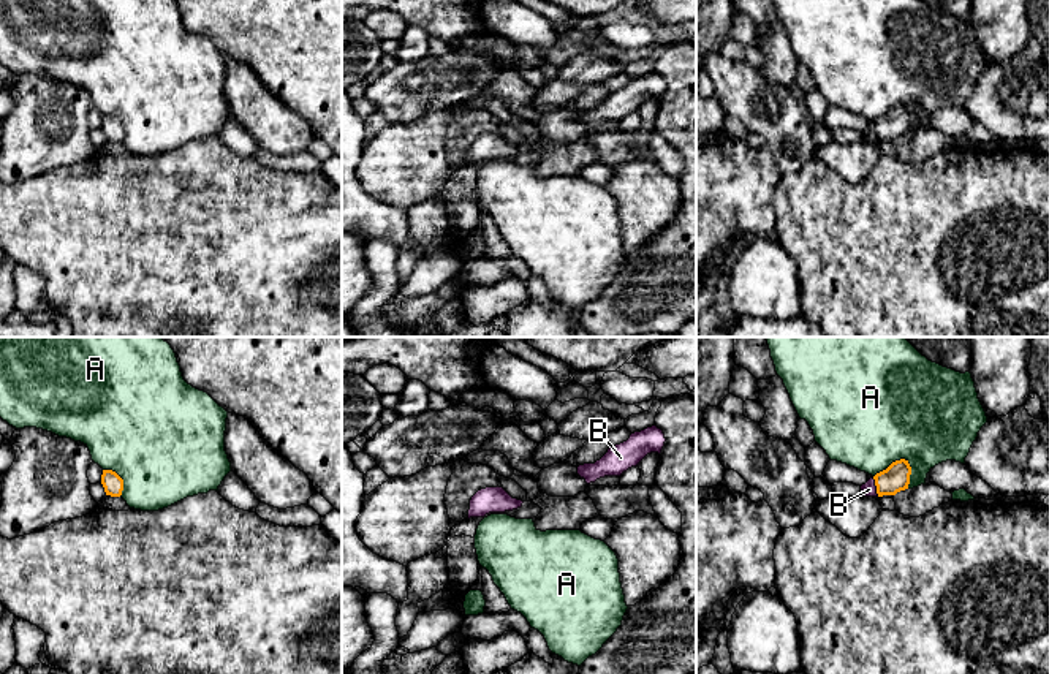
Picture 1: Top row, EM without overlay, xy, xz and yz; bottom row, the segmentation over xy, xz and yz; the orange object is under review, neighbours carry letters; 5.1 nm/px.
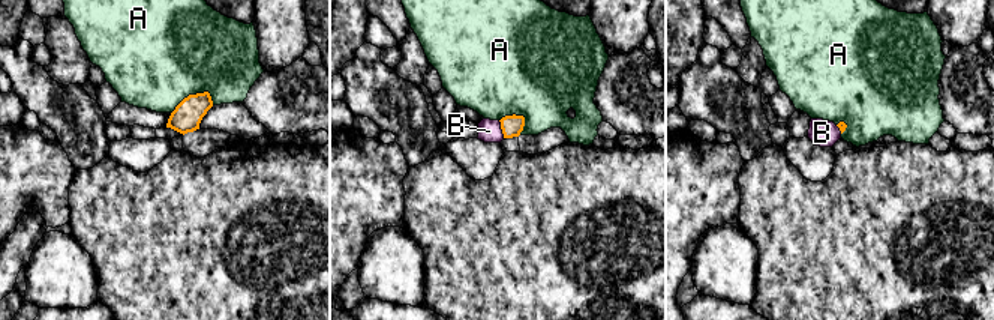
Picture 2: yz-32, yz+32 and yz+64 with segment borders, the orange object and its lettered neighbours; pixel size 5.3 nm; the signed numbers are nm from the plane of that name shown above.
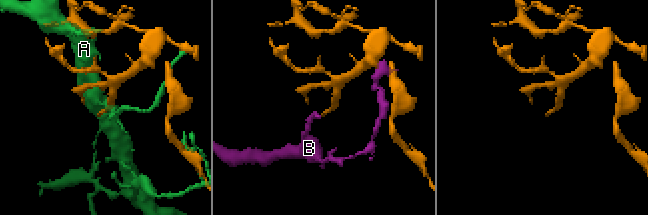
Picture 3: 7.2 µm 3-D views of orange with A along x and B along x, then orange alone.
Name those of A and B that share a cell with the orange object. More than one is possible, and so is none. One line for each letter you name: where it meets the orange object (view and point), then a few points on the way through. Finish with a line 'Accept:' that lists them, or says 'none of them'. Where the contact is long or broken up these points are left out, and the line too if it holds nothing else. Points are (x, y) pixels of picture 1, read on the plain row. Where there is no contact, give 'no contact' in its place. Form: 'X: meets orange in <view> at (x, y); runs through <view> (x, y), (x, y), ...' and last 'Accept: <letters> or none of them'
B: meets orange in yz at (877, 133); runs through yz (896, 124), (877, 133), (869, 135)
Accept: B

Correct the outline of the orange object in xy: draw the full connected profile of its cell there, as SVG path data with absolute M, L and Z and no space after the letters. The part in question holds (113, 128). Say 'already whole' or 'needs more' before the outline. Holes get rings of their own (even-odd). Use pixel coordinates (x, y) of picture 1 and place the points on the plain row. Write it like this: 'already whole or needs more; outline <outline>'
already whole; outline M103 115L101 130L106 141L120 142L123 136L123 125L112 115Z

